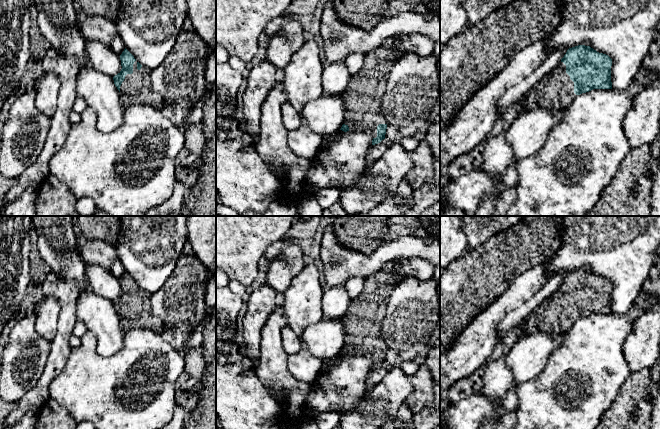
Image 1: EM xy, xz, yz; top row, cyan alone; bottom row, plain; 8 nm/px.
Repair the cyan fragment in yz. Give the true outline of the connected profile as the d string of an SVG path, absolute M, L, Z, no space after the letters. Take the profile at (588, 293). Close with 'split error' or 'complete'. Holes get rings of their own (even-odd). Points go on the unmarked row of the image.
M590 270L569 272L549 297L525 319L522 337L535 332L566 333L577 319L593 313L612 313L612 283Z; split error

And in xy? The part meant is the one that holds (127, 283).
M126 272L120 279L120 284L122 293L113 304L123 329L148 327L161 335L164 323L152 313L152 294L142 290Z; split error

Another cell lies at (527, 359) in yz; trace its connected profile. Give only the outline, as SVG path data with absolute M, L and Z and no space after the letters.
M535 332L522 337L507 357L507 366L513 374L515 387L538 376L564 338L565 333L545 332Z

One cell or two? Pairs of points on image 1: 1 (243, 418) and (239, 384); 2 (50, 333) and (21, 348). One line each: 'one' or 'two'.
1: one
2: two

